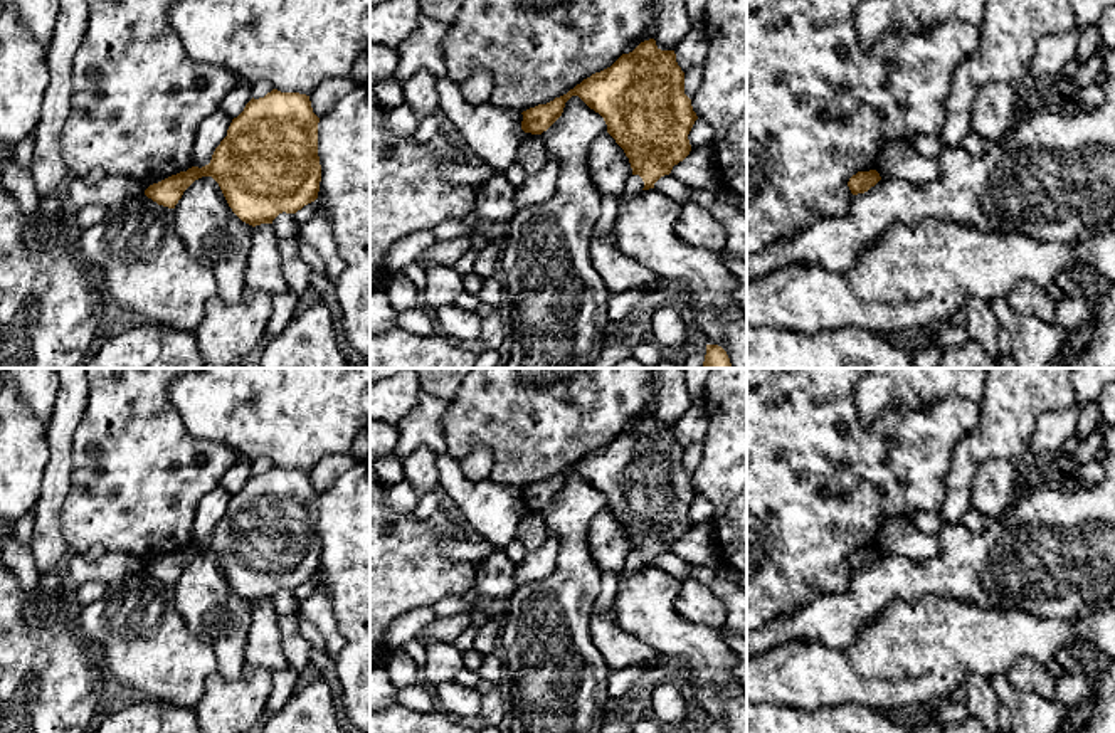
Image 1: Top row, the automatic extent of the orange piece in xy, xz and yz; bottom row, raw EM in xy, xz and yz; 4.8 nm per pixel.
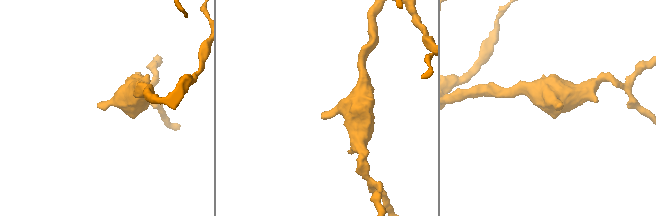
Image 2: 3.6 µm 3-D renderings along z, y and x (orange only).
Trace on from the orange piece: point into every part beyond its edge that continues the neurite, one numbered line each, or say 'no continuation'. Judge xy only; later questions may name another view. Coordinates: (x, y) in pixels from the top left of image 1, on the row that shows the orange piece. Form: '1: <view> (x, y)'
no continuation

